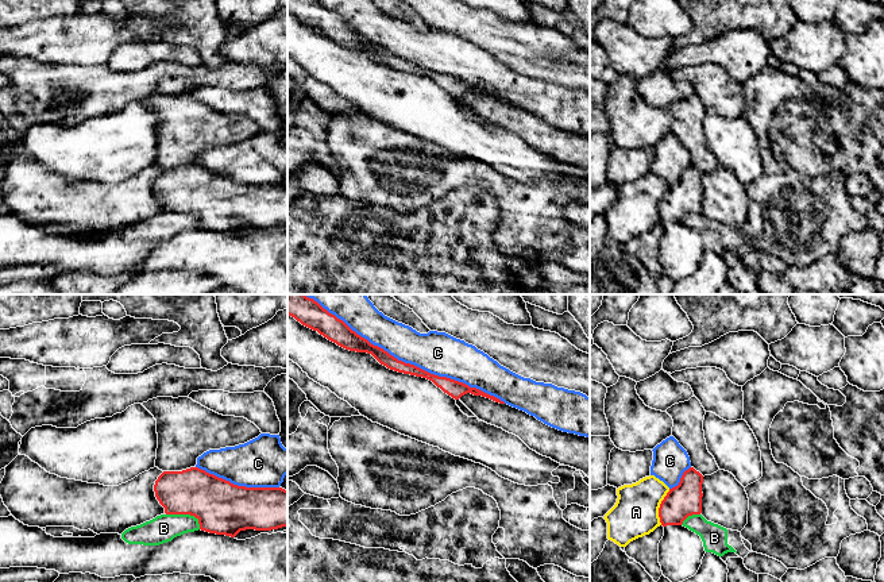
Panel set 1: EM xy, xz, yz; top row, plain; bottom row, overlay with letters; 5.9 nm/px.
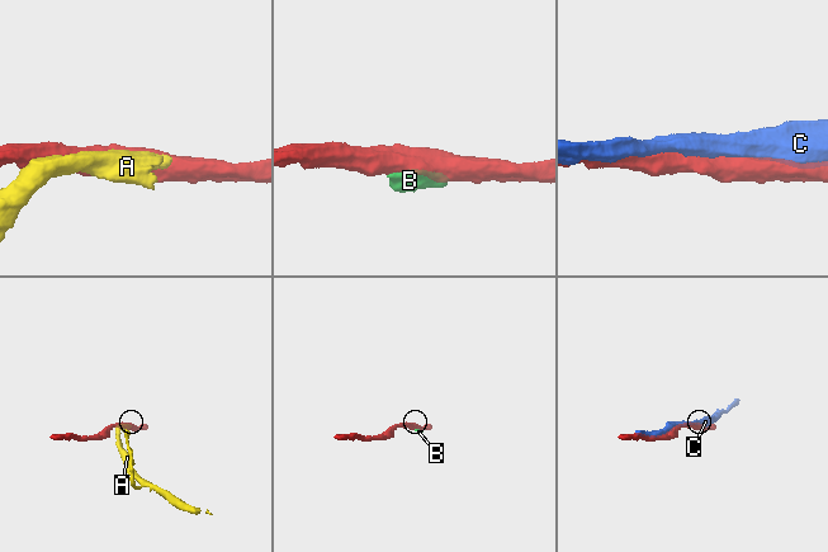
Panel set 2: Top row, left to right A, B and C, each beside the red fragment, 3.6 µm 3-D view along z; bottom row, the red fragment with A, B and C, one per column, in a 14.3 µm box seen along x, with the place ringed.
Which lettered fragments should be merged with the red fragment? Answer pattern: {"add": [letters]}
{"add": []}

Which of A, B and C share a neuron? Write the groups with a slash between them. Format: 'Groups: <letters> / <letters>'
Groups: A / B / C

